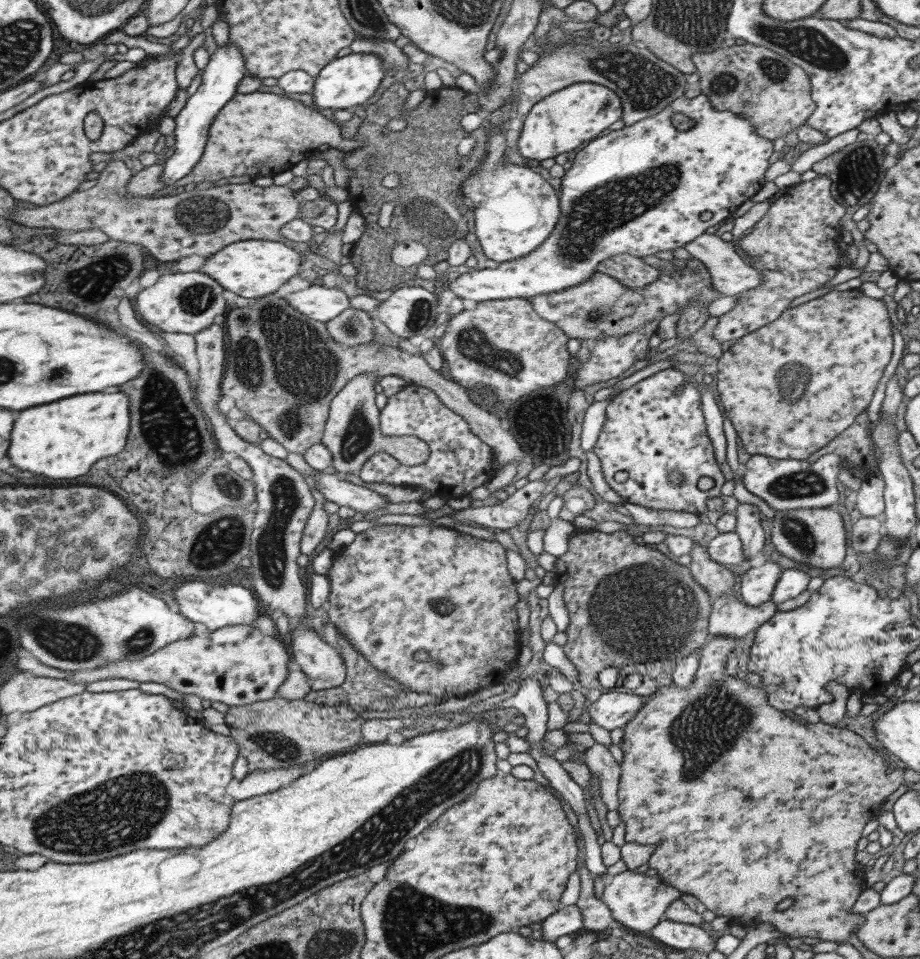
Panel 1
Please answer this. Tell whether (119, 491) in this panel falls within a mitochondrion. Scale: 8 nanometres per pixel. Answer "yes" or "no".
no

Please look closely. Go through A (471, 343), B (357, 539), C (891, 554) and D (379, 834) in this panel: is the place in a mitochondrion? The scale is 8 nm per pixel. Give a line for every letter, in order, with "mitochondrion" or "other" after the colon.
A: mitochondrion
B: other
C: mitochondrion
D: mitochondrion

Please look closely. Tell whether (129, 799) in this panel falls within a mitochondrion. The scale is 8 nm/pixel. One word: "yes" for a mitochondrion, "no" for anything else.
yes

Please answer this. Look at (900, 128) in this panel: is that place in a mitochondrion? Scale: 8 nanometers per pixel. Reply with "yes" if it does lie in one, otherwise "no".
no

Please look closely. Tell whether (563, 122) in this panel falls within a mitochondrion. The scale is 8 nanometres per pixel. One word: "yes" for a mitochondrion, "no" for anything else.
no

